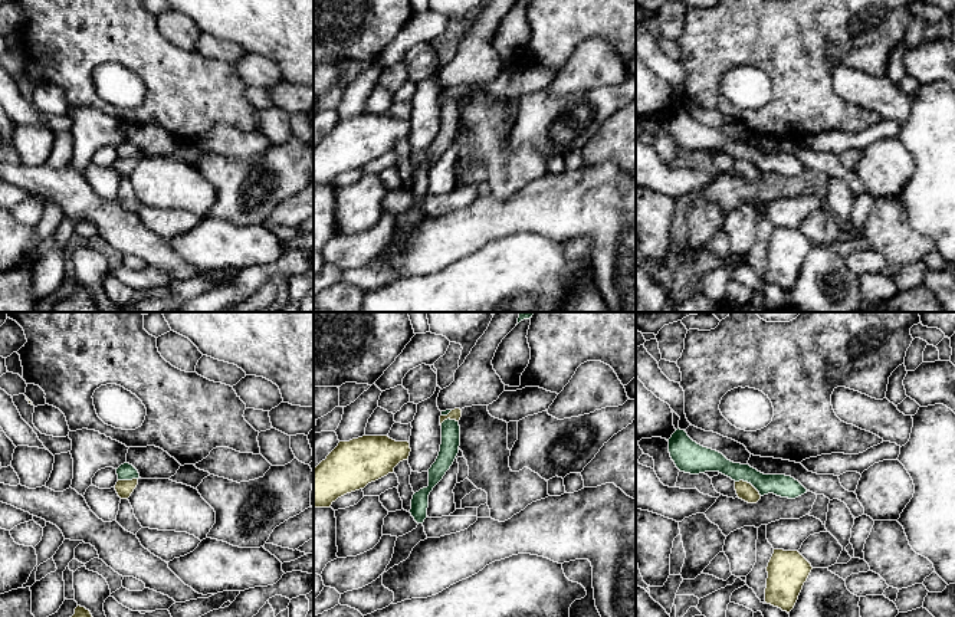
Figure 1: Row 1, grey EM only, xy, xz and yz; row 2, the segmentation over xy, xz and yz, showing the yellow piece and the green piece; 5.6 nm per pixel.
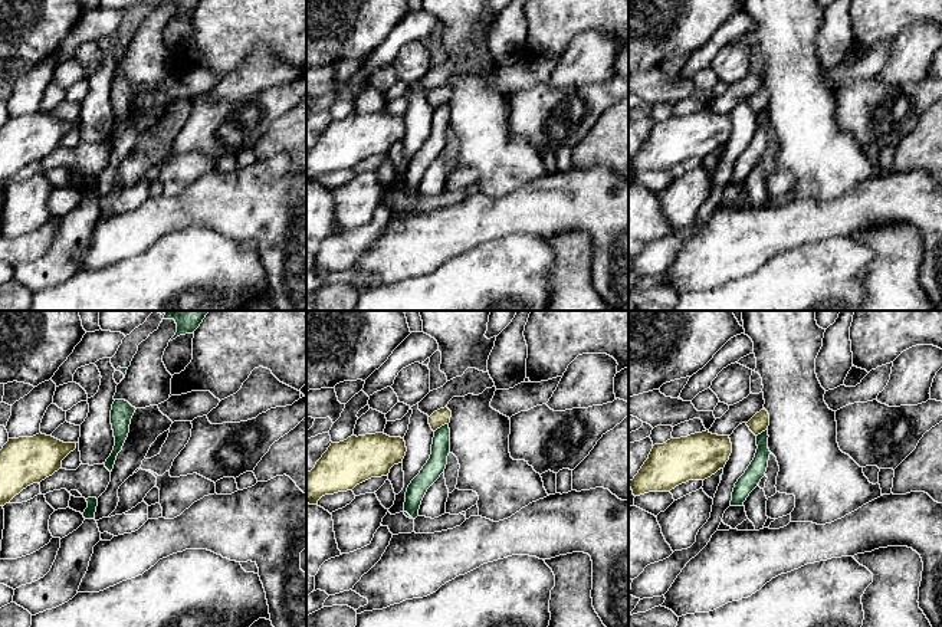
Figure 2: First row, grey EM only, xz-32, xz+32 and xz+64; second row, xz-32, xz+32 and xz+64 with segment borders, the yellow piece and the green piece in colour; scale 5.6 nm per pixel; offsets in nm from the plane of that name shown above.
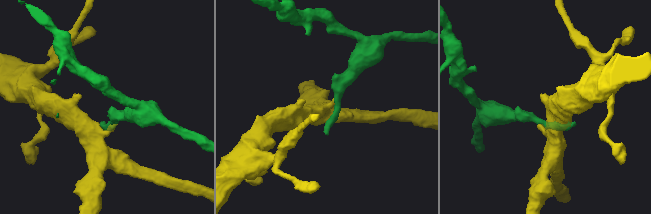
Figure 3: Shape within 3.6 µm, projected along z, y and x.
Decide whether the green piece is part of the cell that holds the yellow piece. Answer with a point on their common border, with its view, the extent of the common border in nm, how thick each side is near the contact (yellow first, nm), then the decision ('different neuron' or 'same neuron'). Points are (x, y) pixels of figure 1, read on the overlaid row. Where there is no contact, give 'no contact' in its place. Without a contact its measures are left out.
xz (449, 417) | 110 nm | 60/110 nm | different neuron

